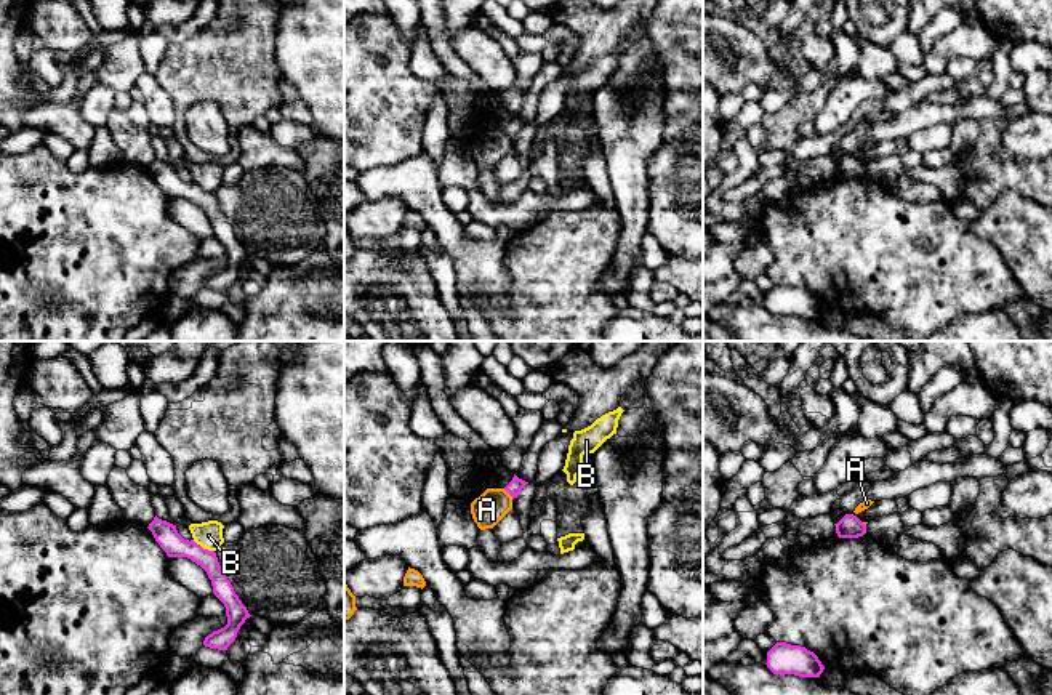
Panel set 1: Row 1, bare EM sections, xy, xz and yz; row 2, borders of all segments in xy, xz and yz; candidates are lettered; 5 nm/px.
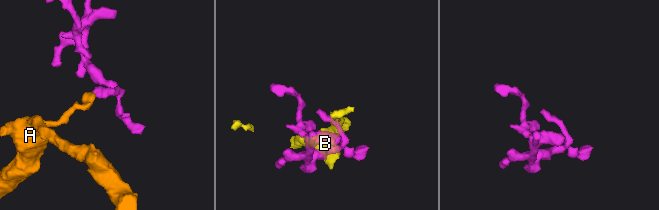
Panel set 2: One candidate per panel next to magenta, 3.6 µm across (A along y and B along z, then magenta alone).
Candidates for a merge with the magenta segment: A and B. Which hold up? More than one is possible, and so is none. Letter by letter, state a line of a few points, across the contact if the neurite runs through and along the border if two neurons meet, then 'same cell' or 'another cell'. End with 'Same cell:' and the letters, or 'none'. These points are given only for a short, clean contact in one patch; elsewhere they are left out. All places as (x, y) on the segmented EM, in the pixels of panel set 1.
A: line xz (503, 489), (513, 498); another cell
B: line xy (192, 540), (213, 551); another cell
Same cell: none

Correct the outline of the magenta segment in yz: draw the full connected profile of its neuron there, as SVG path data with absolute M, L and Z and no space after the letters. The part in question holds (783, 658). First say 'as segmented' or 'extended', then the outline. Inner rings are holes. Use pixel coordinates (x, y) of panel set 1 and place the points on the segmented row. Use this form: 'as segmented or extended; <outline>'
as segmented; M777 642L767 652L765 665L773 674L794 674L799 677L820 677L825 669L813 652L786 642Z

